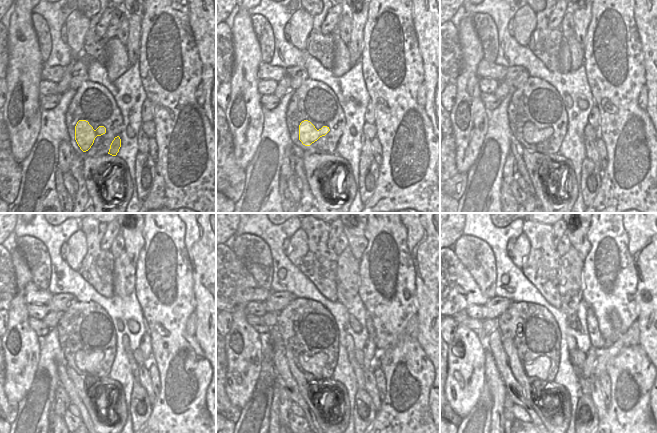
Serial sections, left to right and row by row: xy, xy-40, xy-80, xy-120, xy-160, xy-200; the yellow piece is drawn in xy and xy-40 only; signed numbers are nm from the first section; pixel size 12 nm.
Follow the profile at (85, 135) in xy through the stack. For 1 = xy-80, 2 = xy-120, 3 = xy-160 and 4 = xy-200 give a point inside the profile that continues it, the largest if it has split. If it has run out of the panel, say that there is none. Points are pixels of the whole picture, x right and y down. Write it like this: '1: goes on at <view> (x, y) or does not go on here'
1: goes on at xy-80 (532, 135)
2: goes on at xy-120 (87, 362)
3: goes on at xy-160 (314, 364)
4: goes on at xy-200 (539, 367)

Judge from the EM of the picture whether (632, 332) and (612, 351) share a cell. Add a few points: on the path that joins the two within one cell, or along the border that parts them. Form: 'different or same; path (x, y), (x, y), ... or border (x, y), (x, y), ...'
same; path (627, 337), (617, 347)

